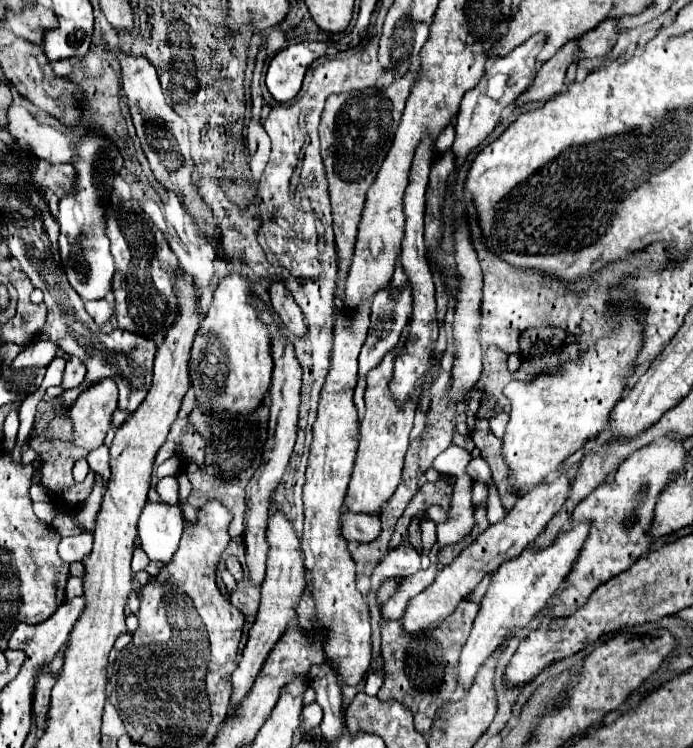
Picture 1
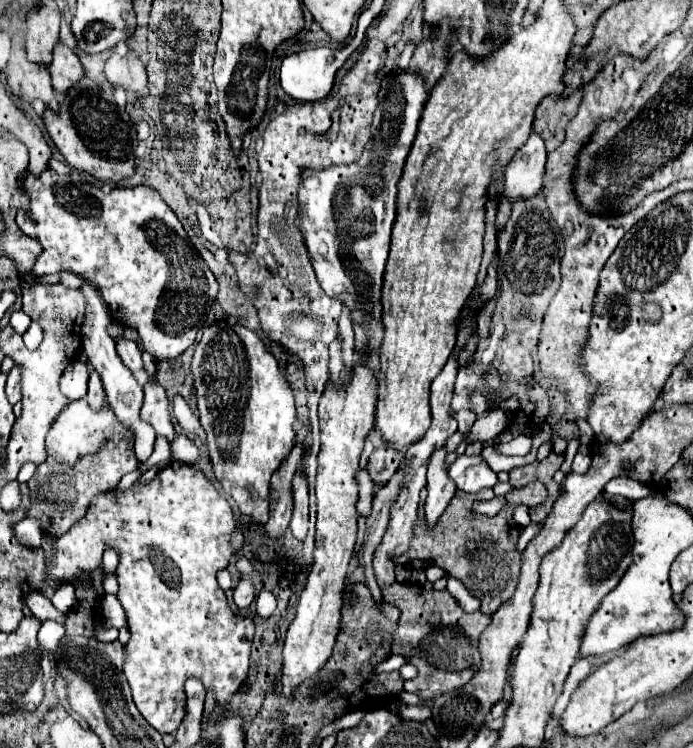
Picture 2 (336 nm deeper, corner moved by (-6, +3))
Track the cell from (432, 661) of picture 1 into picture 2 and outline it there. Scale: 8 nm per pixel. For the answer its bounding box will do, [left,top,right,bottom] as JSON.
[383,582,489,700]

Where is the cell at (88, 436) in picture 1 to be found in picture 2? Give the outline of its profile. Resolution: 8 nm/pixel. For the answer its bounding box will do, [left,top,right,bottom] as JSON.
[25,400,141,538]

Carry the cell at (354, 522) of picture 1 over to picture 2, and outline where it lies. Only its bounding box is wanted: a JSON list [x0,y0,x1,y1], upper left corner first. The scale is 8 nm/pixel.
[369,446,401,488]

